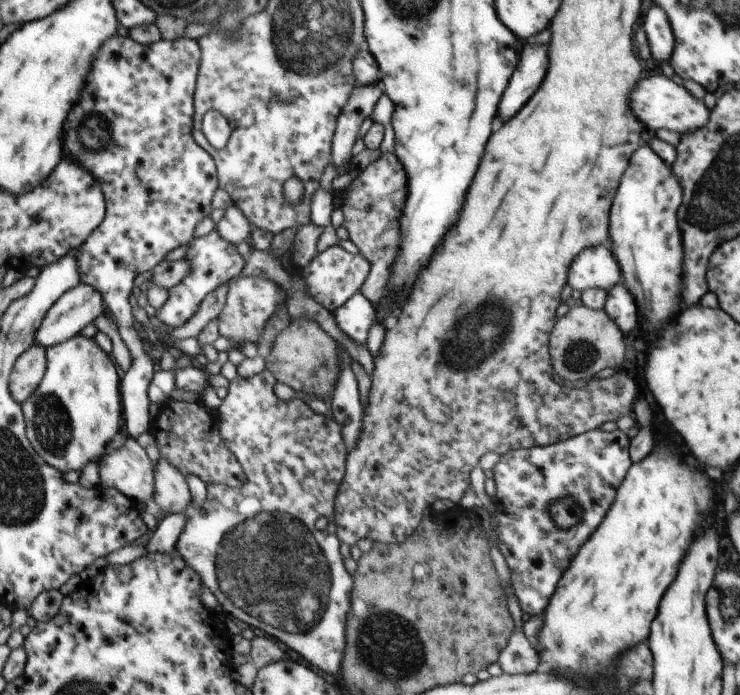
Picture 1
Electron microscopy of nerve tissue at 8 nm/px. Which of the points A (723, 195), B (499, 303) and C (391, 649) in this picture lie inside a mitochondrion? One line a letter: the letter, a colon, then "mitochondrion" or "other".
A: mitochondrion
B: mitochondrion
C: mitochondrion

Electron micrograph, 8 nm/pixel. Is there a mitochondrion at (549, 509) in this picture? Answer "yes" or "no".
no

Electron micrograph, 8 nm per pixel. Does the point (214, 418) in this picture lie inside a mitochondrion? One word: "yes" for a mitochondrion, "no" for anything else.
no

